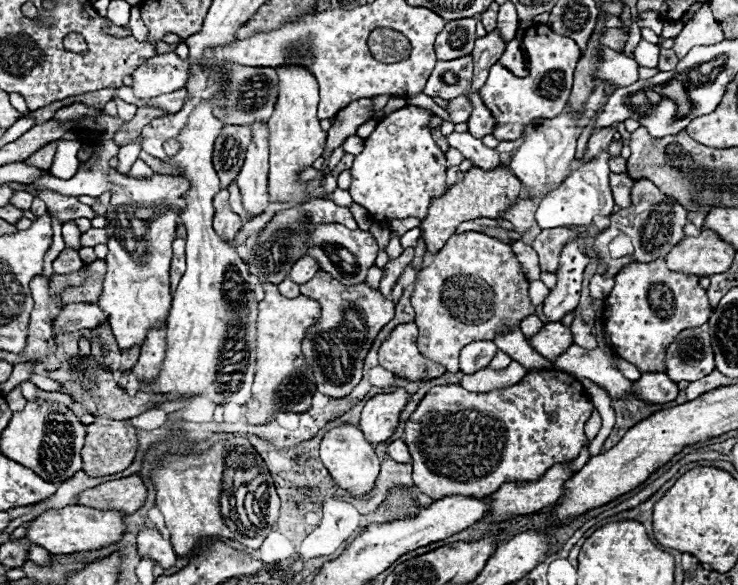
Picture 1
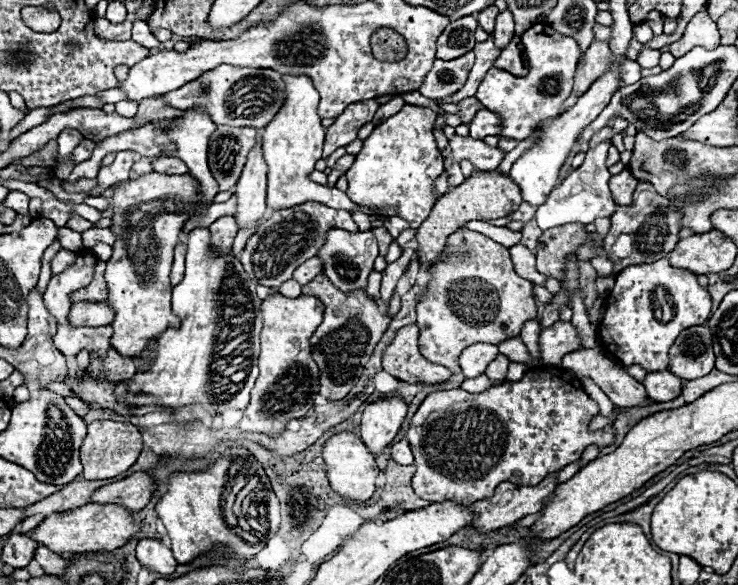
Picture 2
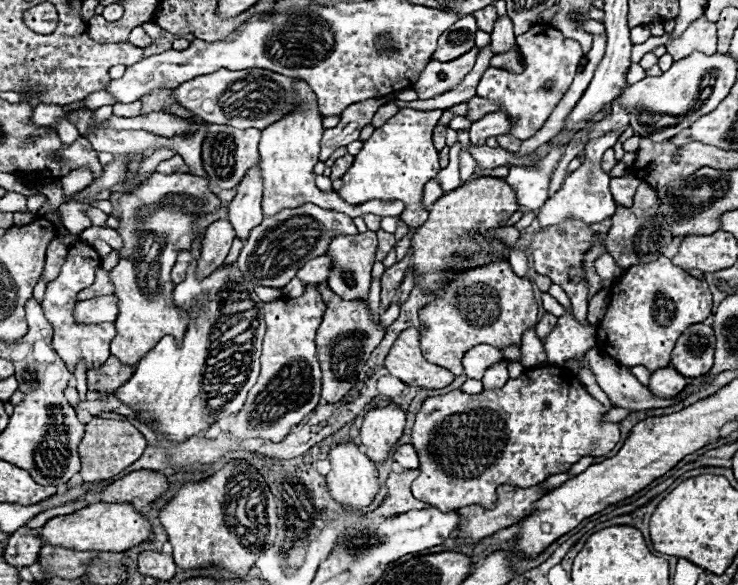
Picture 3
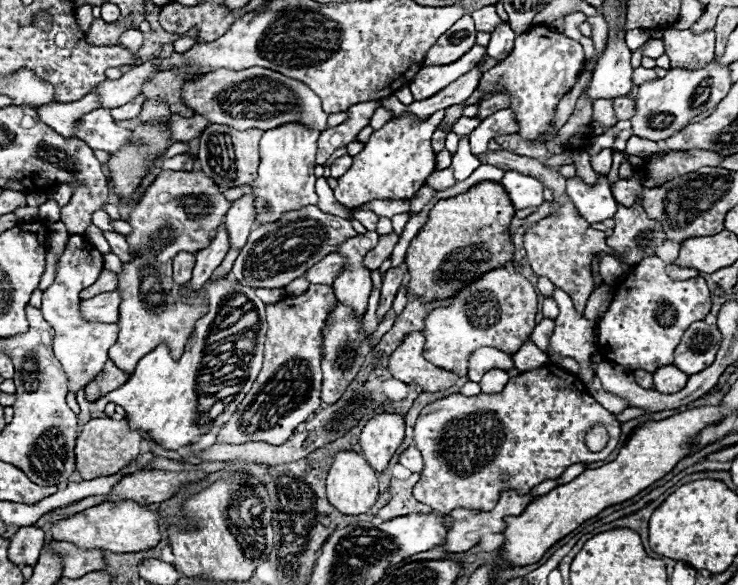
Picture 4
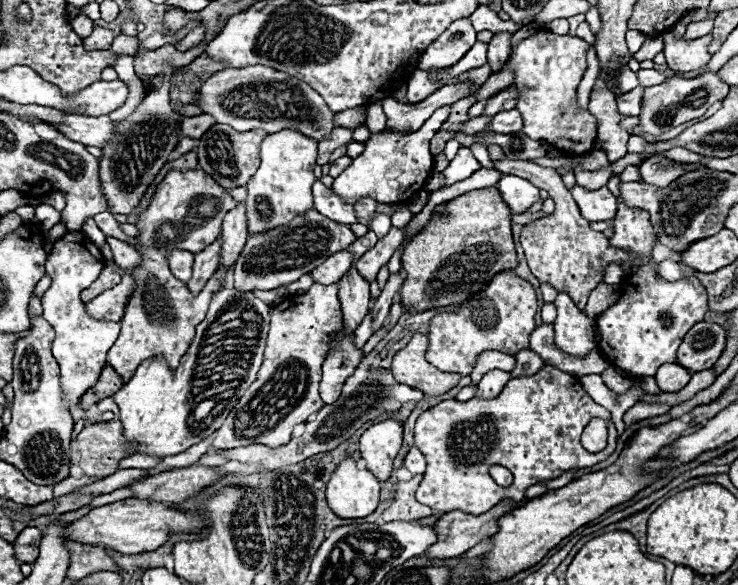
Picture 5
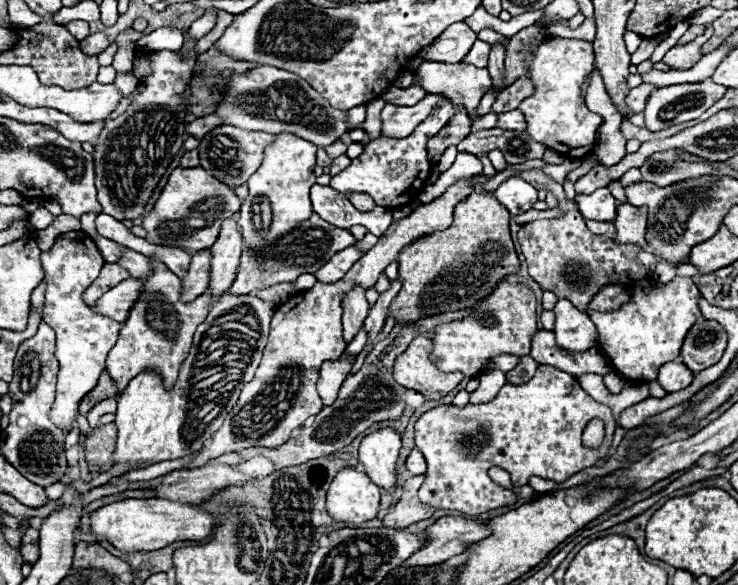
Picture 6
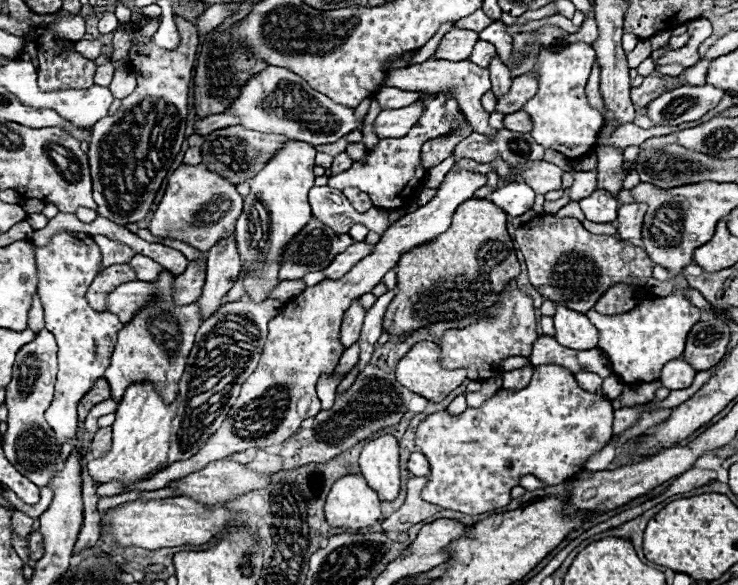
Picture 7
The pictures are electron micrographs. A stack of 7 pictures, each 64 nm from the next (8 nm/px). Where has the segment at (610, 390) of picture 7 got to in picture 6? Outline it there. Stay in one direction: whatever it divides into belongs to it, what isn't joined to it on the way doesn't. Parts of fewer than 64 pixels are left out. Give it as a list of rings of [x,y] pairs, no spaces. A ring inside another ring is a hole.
[[[610,372],[610,374],[604,376],[604,384],[606,384],[606,388],[608,388],[612,394],[618,394],[618,392],[626,386],[626,380],[620,378],[616,372]]]

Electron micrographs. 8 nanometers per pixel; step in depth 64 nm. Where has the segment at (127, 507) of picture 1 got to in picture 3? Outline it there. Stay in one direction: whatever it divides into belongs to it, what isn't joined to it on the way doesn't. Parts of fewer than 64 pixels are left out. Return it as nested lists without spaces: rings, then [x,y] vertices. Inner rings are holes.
[[[138,470],[104,488],[104,502],[130,502],[138,510],[164,496],[168,480],[160,470]]]

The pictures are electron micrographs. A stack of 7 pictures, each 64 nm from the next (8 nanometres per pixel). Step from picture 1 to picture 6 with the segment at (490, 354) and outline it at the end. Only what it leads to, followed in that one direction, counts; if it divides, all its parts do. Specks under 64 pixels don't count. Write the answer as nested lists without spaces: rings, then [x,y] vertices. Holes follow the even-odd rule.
[[[502,354],[502,356],[496,356],[488,362],[486,370],[502,370],[502,372],[510,372],[510,368],[518,366],[518,360],[520,356],[510,356],[510,354]]]

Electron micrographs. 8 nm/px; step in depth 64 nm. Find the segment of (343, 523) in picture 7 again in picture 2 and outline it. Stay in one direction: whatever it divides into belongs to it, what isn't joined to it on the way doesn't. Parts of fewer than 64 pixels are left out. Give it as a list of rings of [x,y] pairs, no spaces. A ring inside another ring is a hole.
[[[340,432],[340,434],[332,436],[324,444],[324,462],[328,464],[328,480],[336,494],[340,494],[342,498],[348,498],[356,504],[362,504],[372,498],[372,494],[376,490],[376,476],[380,474],[380,470],[376,466],[374,456],[368,452],[364,442],[356,434]]]

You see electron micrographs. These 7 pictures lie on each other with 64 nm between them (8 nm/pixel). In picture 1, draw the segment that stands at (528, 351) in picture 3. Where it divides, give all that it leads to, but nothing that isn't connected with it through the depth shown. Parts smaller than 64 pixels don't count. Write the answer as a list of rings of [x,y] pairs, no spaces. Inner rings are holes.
[[[532,314],[532,316],[528,316],[526,320],[520,322],[520,330],[526,336],[526,340],[530,340],[530,336],[534,336],[534,332],[540,330],[540,326],[542,326],[542,322],[540,322],[540,318],[536,314]]]

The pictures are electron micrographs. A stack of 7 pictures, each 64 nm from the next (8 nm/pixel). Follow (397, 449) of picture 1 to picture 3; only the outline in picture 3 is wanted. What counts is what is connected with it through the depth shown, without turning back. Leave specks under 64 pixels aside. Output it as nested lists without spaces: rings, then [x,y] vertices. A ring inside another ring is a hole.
[[[406,444],[406,446],[400,446],[398,450],[396,450],[396,454],[394,454],[394,458],[396,458],[396,462],[402,466],[402,468],[418,468],[418,454],[416,454],[416,450],[414,450],[414,446],[412,444]]]

